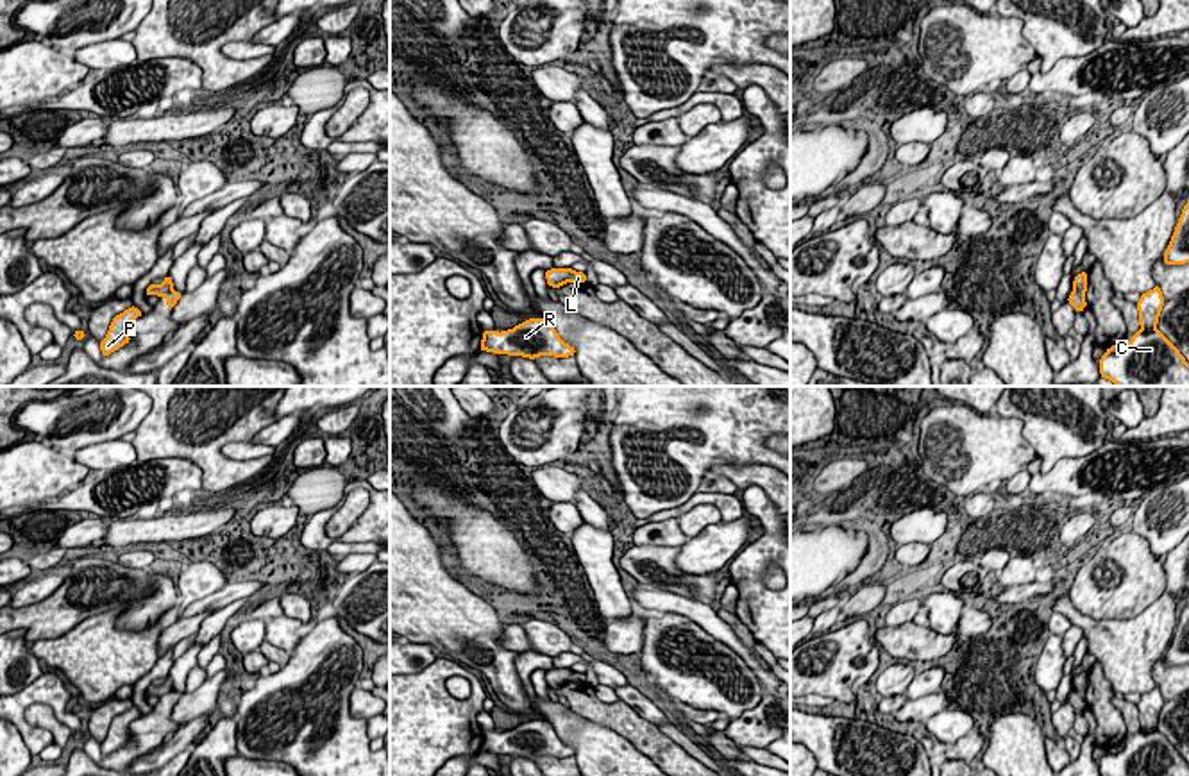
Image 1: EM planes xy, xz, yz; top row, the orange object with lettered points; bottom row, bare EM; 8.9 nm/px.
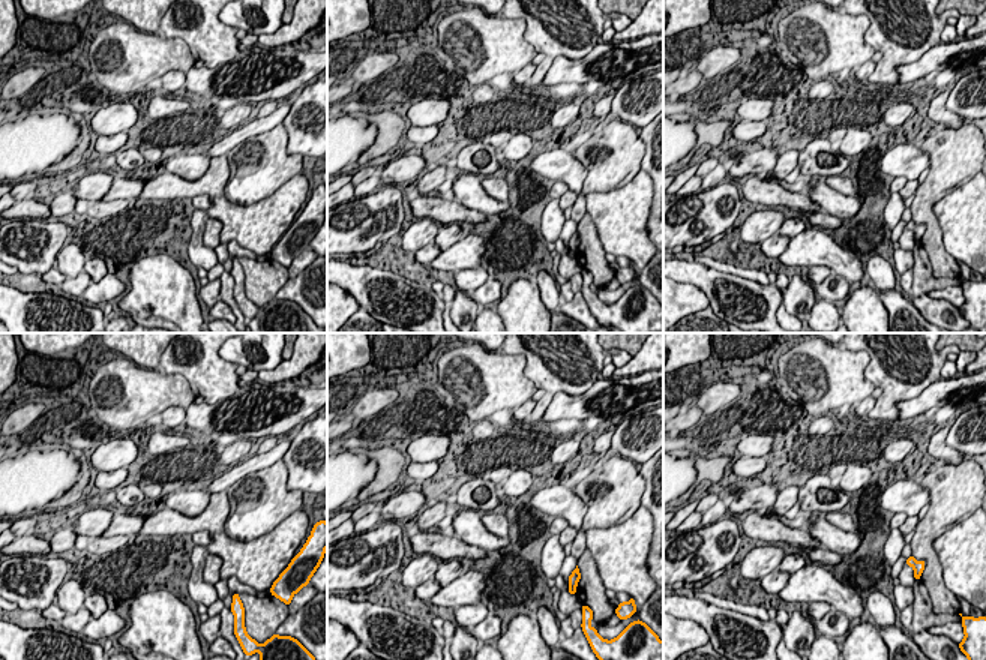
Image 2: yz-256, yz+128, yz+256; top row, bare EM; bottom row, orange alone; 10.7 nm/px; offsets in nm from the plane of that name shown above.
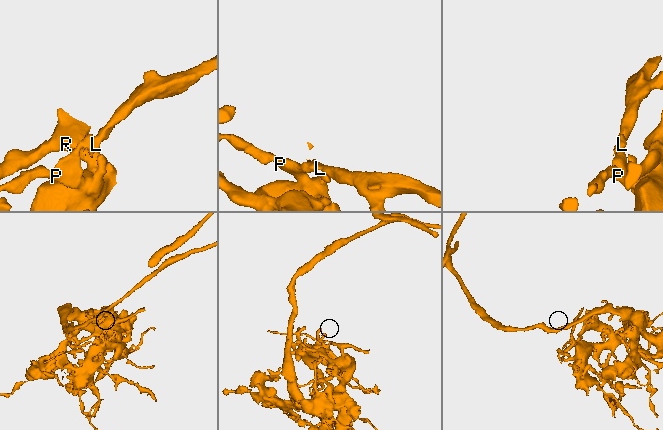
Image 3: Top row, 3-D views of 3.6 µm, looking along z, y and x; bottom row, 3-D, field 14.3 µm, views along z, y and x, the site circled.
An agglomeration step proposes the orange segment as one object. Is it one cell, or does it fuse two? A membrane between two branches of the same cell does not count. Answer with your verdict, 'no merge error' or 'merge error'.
merge error

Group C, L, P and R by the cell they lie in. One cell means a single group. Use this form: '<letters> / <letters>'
C L R / P

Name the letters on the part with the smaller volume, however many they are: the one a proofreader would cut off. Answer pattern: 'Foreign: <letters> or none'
Foreign: P

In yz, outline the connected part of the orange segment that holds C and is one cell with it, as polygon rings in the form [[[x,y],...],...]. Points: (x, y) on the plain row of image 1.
[[[1160,687],[1141,694],[1137,703],[1141,730],[1132,735],[1119,753],[1107,753],[1100,760],[1101,776],[1189,776],[1189,765],[1178,749],[1157,731],[1164,706]]]

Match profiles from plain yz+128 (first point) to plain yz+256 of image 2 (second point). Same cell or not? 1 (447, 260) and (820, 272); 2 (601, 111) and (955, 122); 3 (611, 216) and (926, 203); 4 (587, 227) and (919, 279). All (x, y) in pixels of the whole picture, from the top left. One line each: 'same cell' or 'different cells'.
1: different cells
2: same cell
3: different cells
4: different cells

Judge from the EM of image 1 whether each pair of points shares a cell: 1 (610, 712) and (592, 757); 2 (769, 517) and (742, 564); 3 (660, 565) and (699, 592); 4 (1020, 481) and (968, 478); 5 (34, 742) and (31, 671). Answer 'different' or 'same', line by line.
1: different
2: same
3: same
4: different
5: different

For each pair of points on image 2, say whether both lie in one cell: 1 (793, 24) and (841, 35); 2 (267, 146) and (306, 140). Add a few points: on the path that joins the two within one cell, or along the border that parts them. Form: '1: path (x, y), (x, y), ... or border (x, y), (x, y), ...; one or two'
1: path (805, 36), (811, 42), (829, 42); one
2: border (252, 135), (281, 123), (287, 152), (302, 156); two

